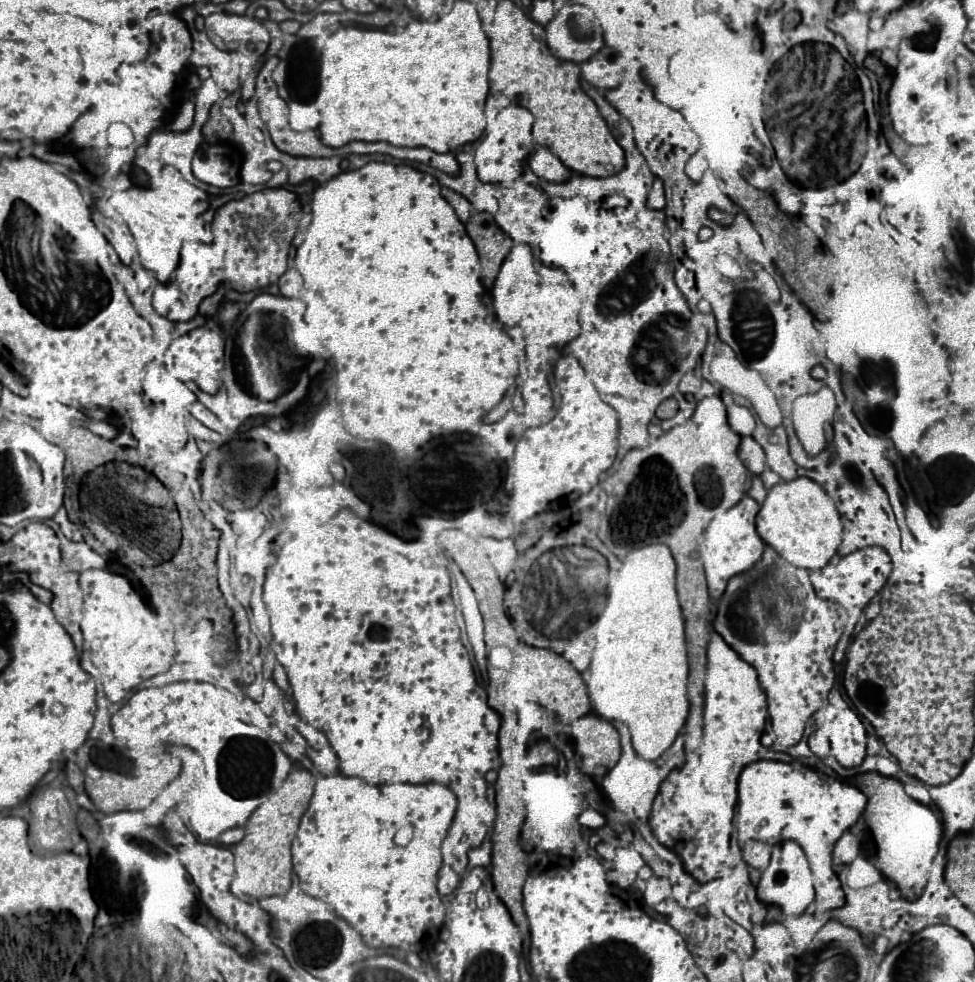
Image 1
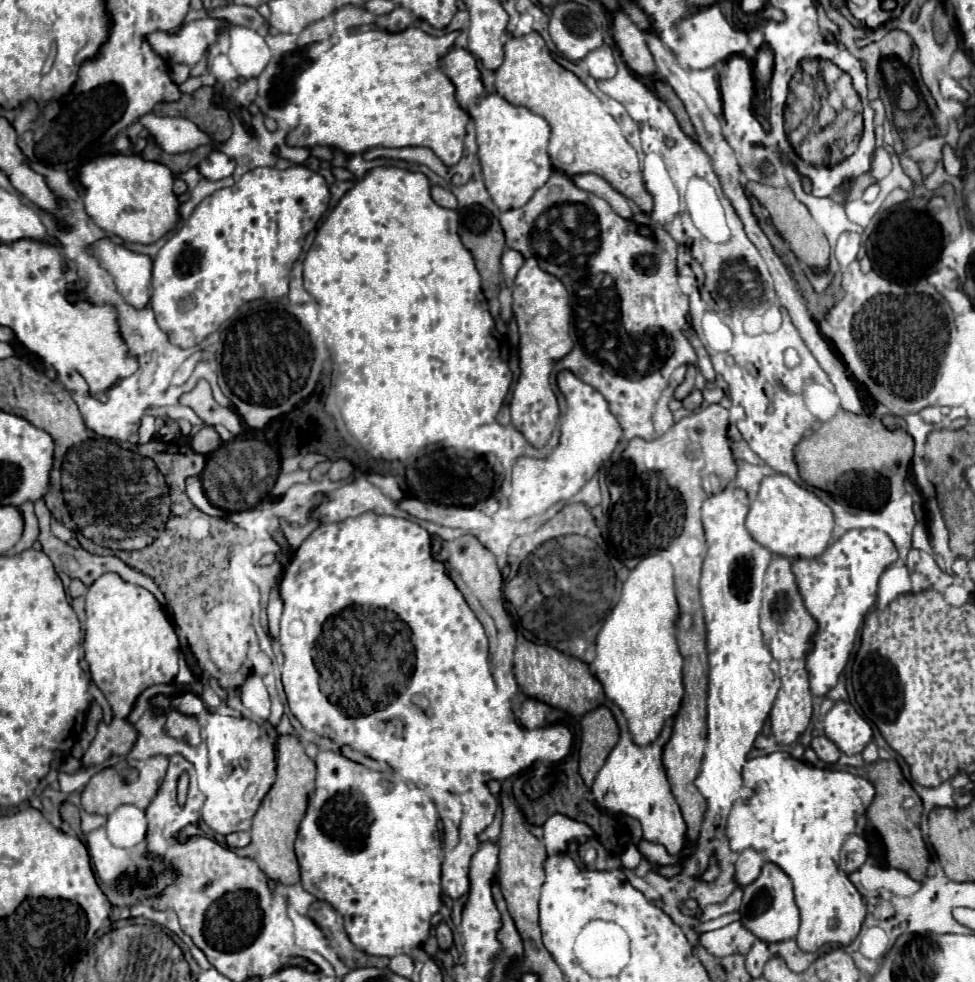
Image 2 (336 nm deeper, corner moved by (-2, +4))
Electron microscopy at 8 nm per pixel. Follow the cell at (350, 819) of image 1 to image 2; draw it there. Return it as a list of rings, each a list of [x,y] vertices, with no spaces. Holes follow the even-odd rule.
[[[320,751],[316,757],[316,789],[310,795],[308,811],[300,823],[300,831],[298,831],[298,839],[296,839],[296,855],[298,855],[298,863],[300,863],[304,889],[322,901],[328,901],[342,915],[344,929],[346,929],[350,941],[354,943],[354,947],[368,955],[396,957],[402,953],[410,953],[414,947],[420,947],[430,937],[430,919],[440,911],[440,865],[444,861],[444,855],[442,855],[440,835],[436,829],[438,813],[436,813],[436,807],[430,801],[430,797],[426,793],[422,793],[420,789],[416,789],[414,785],[408,785],[402,781],[390,781],[390,783],[380,783],[380,781],[390,781],[390,779],[378,771],[372,771],[360,763],[346,759],[340,753]]]

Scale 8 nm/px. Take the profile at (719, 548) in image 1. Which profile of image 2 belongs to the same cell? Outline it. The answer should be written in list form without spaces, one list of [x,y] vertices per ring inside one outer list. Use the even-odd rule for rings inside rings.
[[[726,487],[720,493],[708,497],[702,503],[702,525],[706,531],[706,543],[708,553],[702,565],[702,577],[700,577],[700,597],[702,597],[702,609],[706,619],[706,637],[708,637],[708,665],[710,671],[707,675],[707,734],[706,753],[702,761],[702,769],[698,779],[694,781],[696,787],[702,791],[702,795],[708,801],[708,813],[718,813],[724,819],[728,817],[732,803],[736,801],[738,787],[742,783],[742,767],[746,763],[746,755],[752,749],[752,743],[756,735],[760,733],[764,721],[768,719],[768,713],[772,709],[772,703],[776,699],[780,681],[776,681],[772,667],[772,655],[764,643],[762,631],[760,631],[760,601],[762,601],[762,581],[764,573],[772,561],[772,553],[756,543],[752,535],[744,527],[744,519],[750,509],[750,499],[744,495],[744,491],[736,487]]]

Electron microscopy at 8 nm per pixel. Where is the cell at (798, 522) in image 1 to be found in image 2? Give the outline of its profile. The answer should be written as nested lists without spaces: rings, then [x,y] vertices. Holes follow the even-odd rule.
[[[774,473],[762,479],[756,501],[746,515],[746,529],[768,551],[788,559],[812,559],[818,557],[830,541],[834,527],[834,515],[812,491],[796,485],[786,475]]]

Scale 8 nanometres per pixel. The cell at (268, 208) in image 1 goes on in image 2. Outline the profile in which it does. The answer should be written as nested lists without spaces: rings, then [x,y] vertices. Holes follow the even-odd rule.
[[[304,165],[284,171],[256,167],[232,187],[202,199],[154,259],[152,311],[160,329],[174,345],[188,349],[202,343],[244,303],[284,297],[302,243],[328,207],[326,179]]]

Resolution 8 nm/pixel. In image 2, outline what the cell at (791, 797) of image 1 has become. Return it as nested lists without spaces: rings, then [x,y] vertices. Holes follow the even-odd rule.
[[[770,753],[746,761],[744,779],[746,787],[756,791],[758,805],[740,805],[738,813],[732,807],[726,827],[730,849],[744,851],[752,847],[764,857],[764,861],[778,865],[792,879],[794,901],[800,909],[800,929],[796,943],[802,951],[814,953],[828,943],[840,943],[844,947],[850,945],[866,917],[866,901],[852,885],[848,875],[838,869],[838,855],[846,837],[854,833],[858,817],[866,813],[866,807],[874,799],[872,783],[848,771],[830,771],[806,765],[804,761],[794,759],[790,753]]]

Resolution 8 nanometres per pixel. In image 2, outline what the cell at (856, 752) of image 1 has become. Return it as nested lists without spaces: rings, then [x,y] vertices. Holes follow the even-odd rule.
[[[836,701],[826,713],[824,731],[826,737],[832,739],[832,743],[836,743],[836,747],[846,755],[862,753],[872,739],[872,727],[846,701]]]

